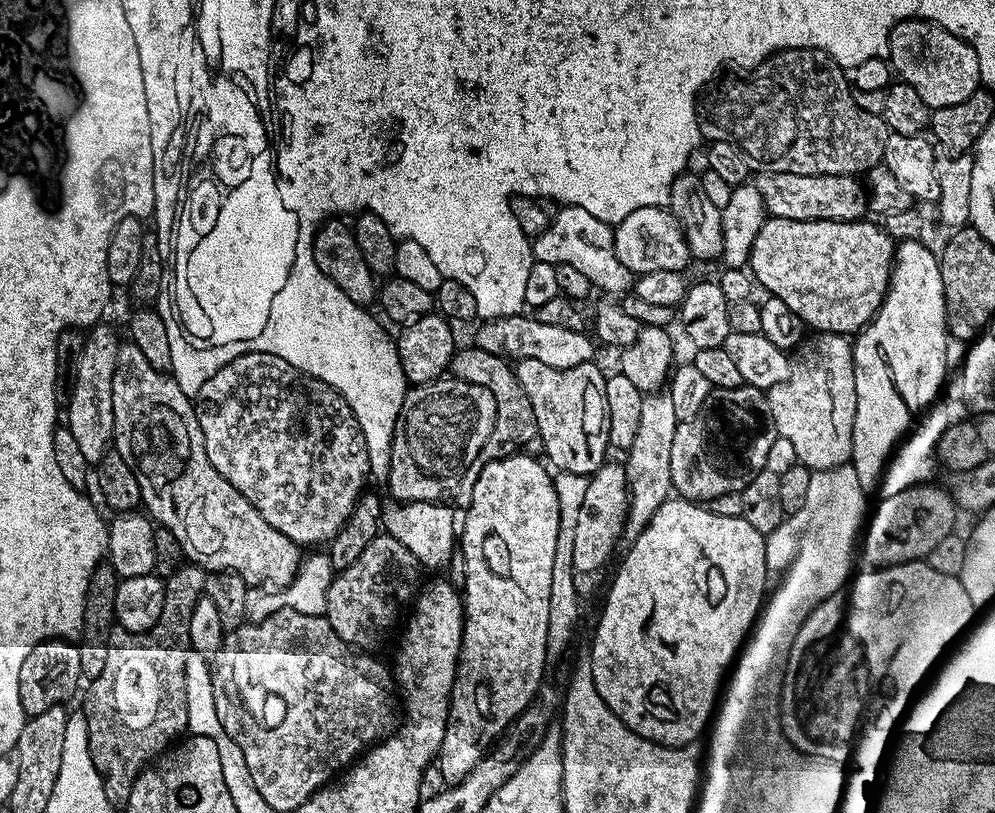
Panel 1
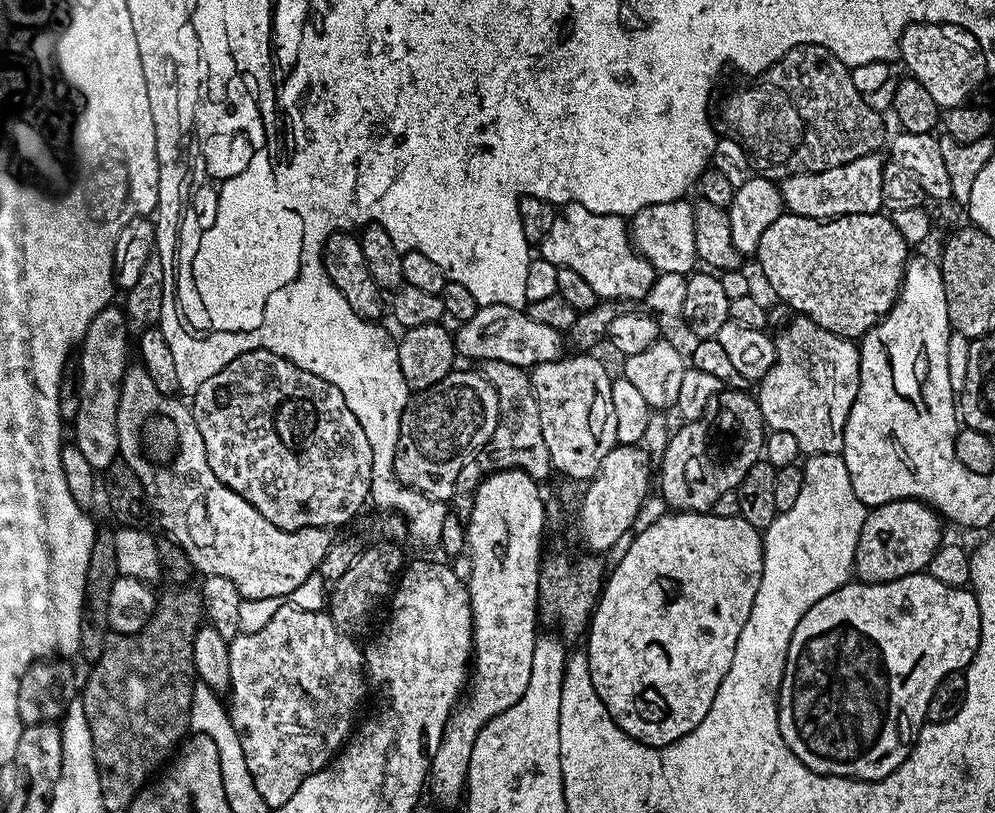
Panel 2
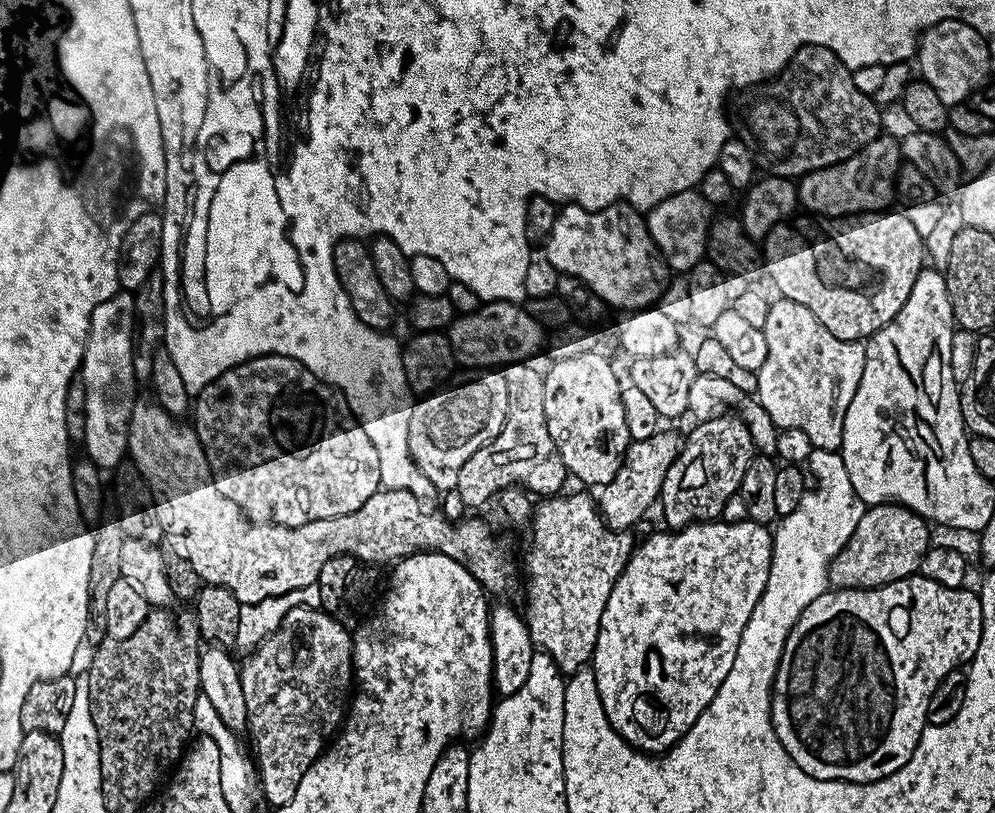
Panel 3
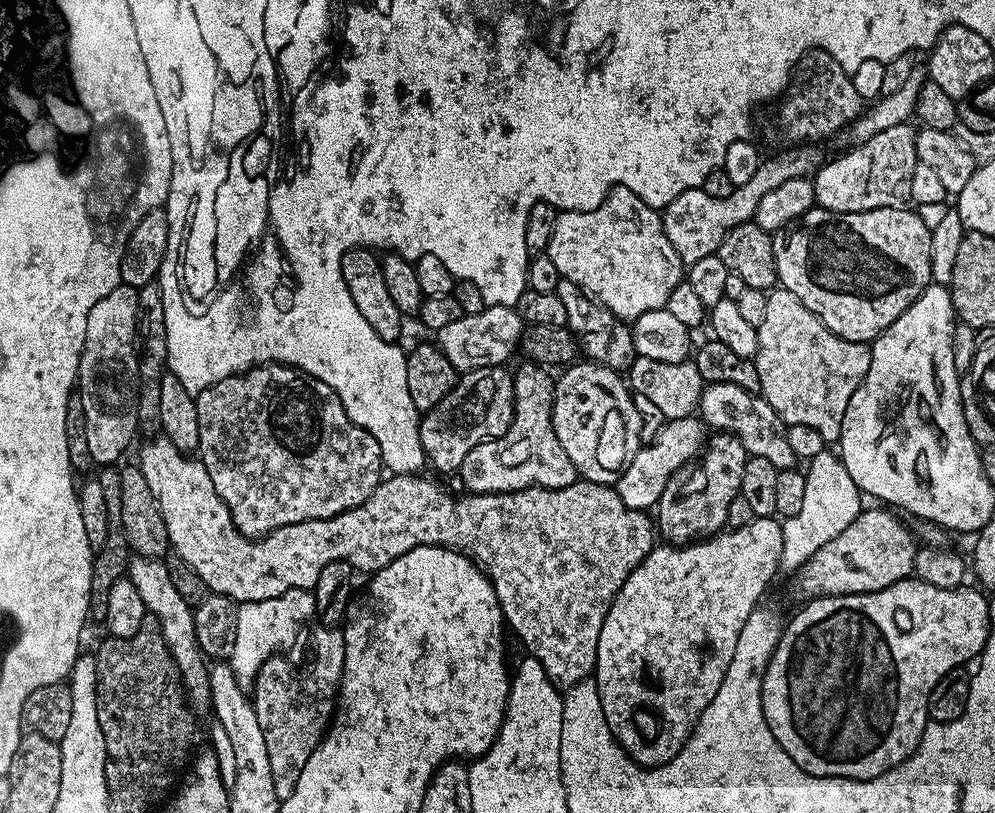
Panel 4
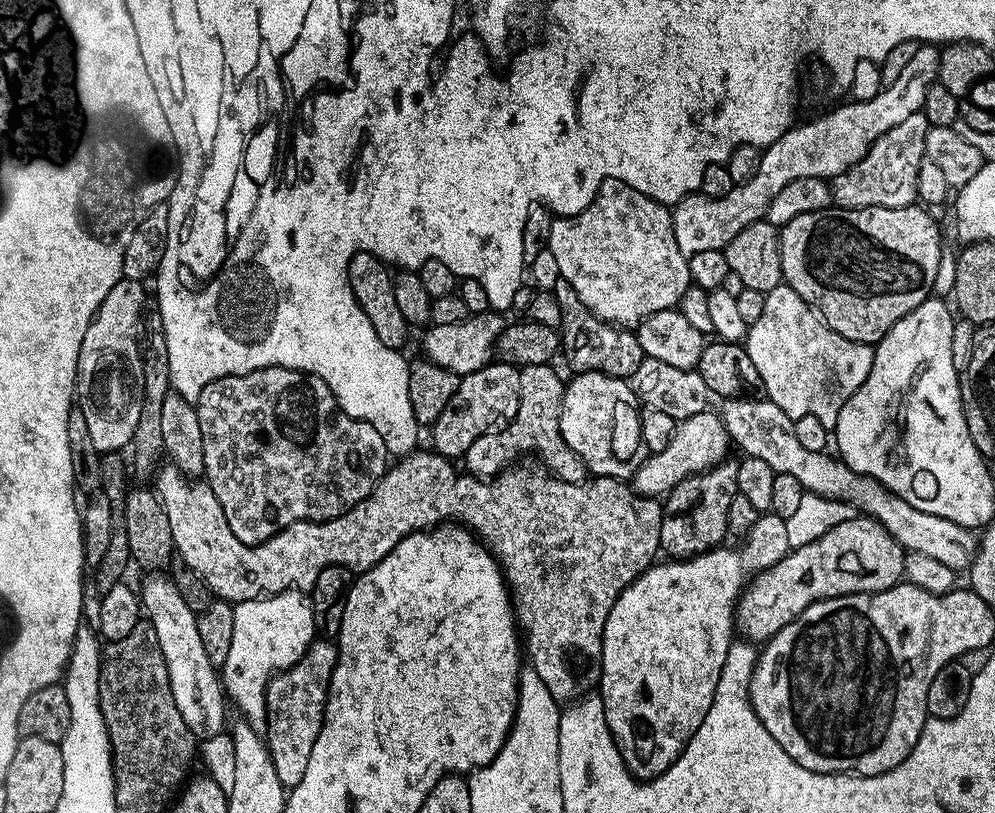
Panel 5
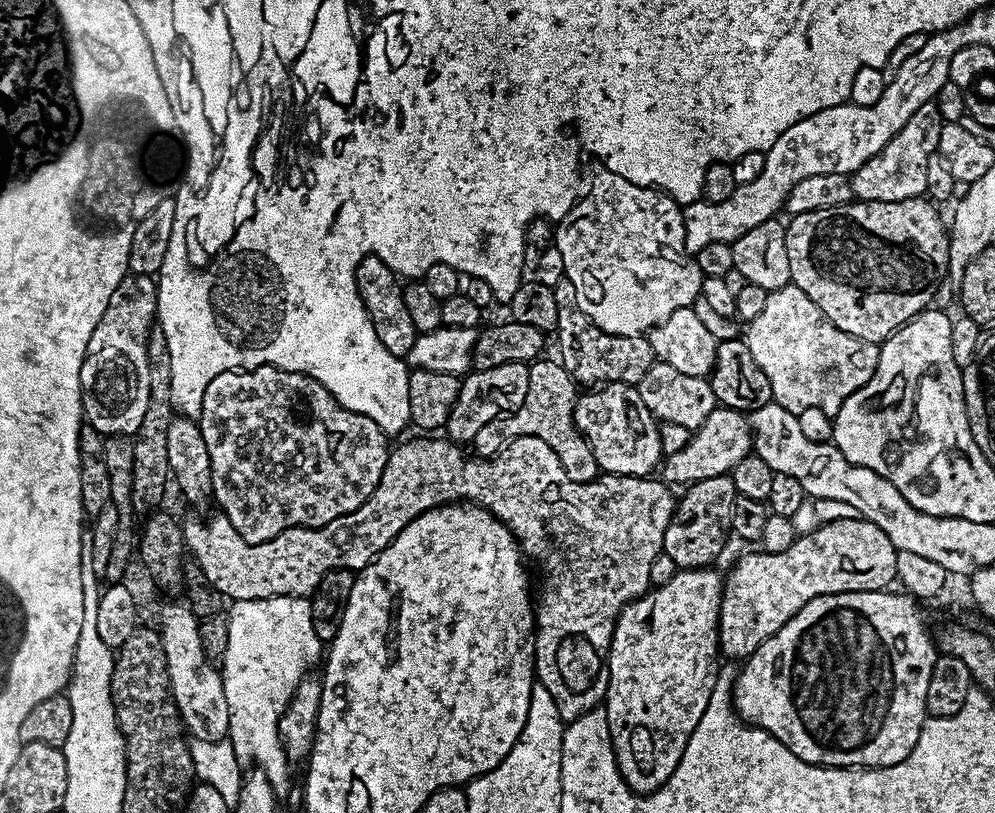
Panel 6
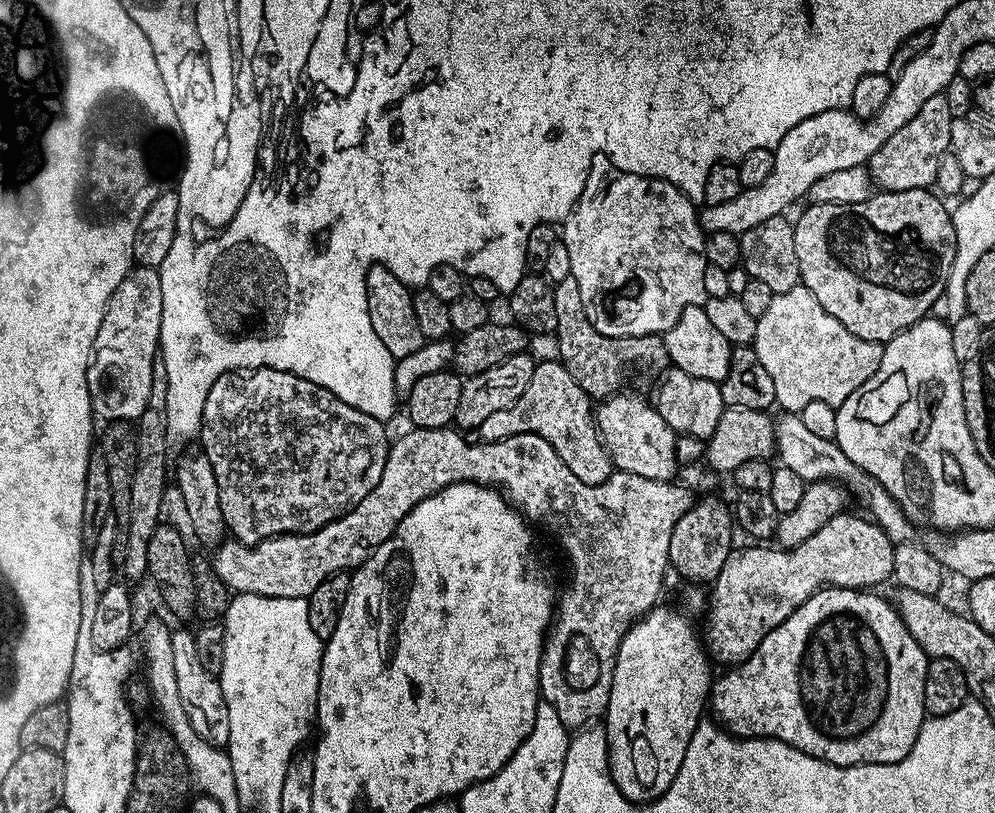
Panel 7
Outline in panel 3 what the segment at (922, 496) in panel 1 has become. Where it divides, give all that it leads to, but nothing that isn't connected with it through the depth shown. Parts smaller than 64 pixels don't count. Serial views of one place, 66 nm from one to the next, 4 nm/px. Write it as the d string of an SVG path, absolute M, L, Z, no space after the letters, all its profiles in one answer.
M885 502L871 505L862 514L850 542L846 542L843 550L833 558L830 569L831 583L836 588L877 588L907 576L917 575L922 558L928 553L930 547L928 528L930 529L929 521L900 504Z

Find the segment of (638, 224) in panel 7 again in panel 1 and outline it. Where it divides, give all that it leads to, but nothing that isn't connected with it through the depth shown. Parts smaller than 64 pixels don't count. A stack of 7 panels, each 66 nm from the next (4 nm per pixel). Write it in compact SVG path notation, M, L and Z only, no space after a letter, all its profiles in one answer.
M569 204L557 211L550 226L531 241L532 254L535 259L562 266L574 266L592 284L593 289L601 288L604 292L624 292L633 287L634 273L614 254L613 225L594 218L587 210Z

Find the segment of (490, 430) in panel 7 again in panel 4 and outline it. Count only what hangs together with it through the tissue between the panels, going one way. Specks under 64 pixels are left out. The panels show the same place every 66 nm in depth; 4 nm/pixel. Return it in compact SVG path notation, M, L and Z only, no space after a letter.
M524 362L520 369L515 369L512 377L512 385L514 386L514 406L512 407L512 421L506 430L506 434L495 437L491 440L484 440L478 446L474 446L474 450L470 450L470 454L466 454L466 458L462 461L462 466L458 470L458 477L465 484L469 493L475 494L477 492L517 492L522 488L565 488L571 484L577 483L578 473L574 462L570 462L566 450L562 450L562 442L558 442L558 434L554 434L554 426L552 425L552 394L554 391L553 377L548 377L550 374L547 367L541 367L539 364Z

